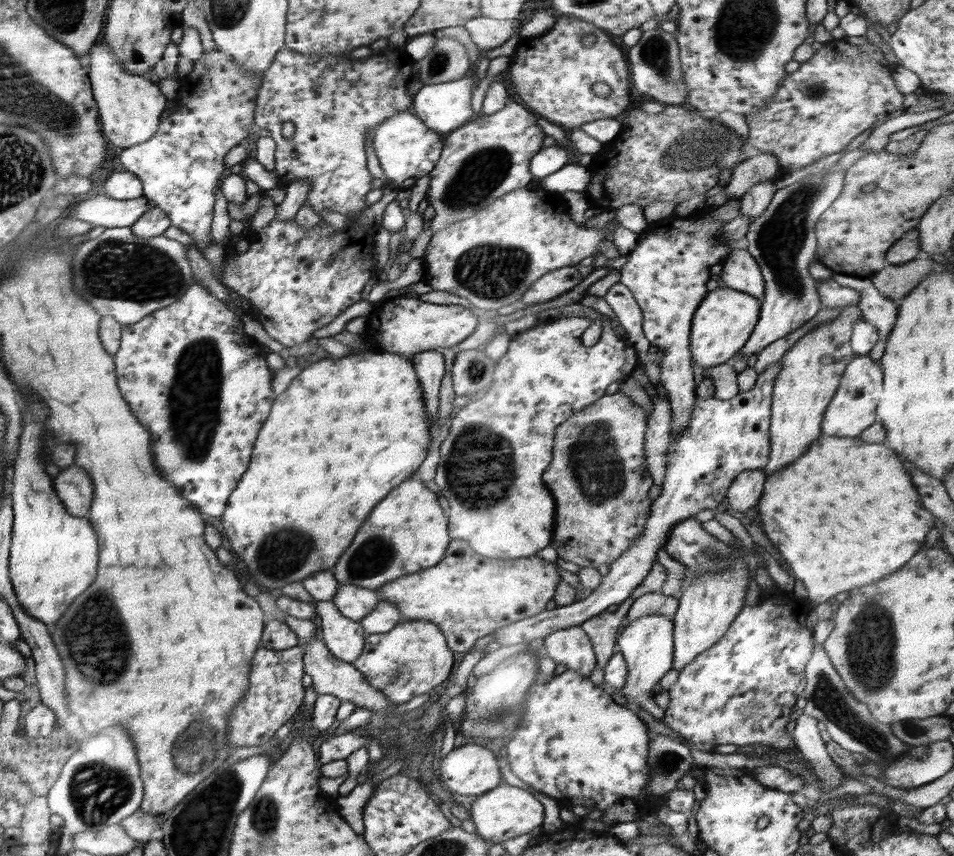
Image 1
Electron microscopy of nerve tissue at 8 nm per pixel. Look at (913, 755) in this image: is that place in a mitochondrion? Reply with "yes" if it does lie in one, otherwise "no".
yes

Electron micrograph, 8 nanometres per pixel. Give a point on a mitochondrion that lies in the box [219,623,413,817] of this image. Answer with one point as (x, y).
(395, 674)

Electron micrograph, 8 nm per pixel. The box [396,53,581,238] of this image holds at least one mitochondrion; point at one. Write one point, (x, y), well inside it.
(478, 176)

